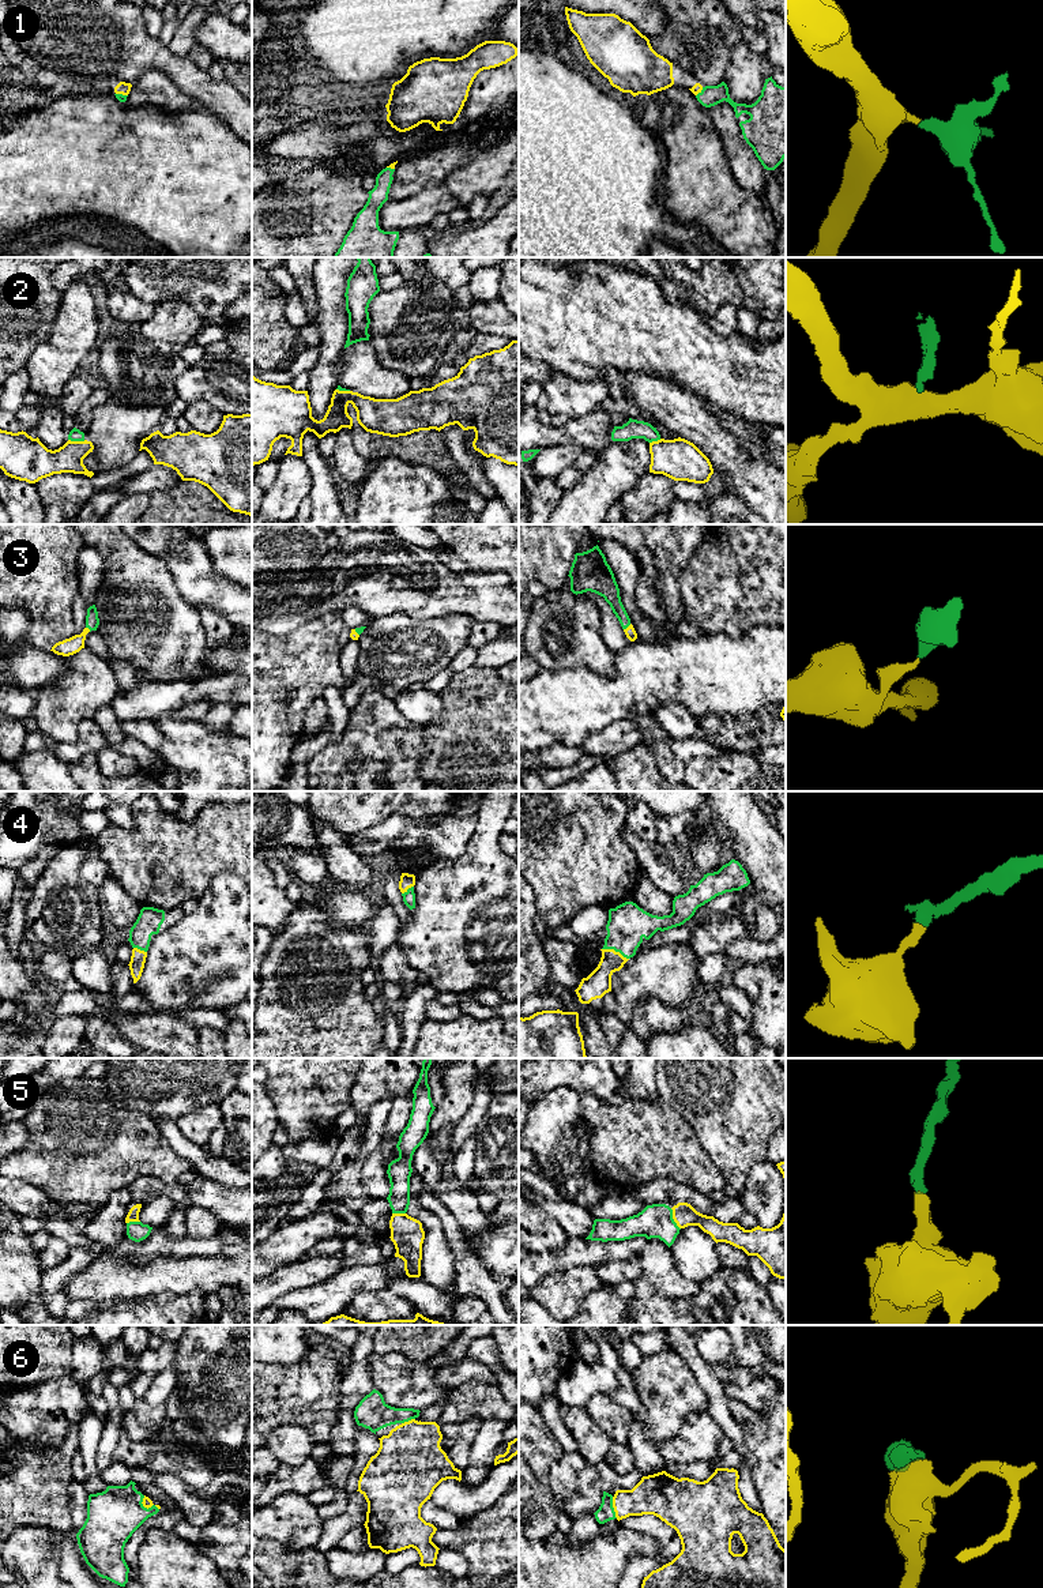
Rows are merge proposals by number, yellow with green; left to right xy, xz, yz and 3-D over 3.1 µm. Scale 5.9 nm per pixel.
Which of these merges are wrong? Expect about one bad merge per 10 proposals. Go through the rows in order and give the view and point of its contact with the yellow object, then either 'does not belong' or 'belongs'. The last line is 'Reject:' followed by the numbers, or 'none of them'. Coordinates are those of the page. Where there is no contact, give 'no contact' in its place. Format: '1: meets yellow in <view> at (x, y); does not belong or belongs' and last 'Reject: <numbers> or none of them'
1: meets yellow in xy at (121, 93); belongs
2: meets yellow in xy at (76, 441); does not belong
3: meets yellow in yz at (628, 627); belongs
4: meets yellow in yz at (614, 951); belongs
5: meets yellow in yz at (673, 1218); belongs
6: meets yellow in yz at (614, 1508); belongs
Reject: 2

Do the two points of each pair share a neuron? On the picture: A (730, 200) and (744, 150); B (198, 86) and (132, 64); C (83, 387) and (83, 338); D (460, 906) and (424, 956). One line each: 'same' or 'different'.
A: different
B: same
C: different
D: same

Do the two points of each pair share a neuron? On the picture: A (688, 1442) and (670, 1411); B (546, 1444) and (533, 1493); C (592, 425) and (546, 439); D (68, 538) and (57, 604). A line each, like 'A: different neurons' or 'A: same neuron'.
A: different neurons
B: same neuron
C: same neuron
D: same neuron

